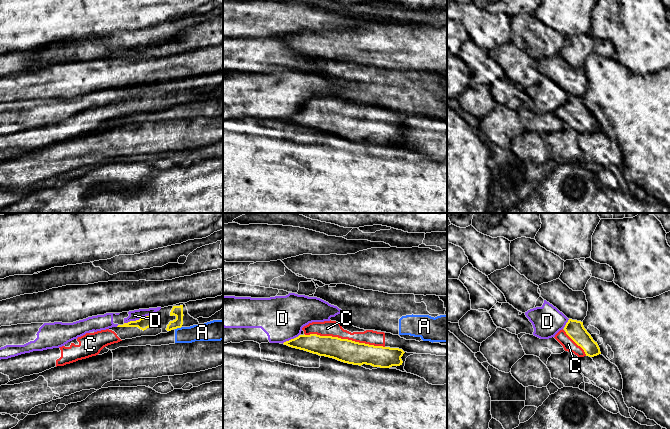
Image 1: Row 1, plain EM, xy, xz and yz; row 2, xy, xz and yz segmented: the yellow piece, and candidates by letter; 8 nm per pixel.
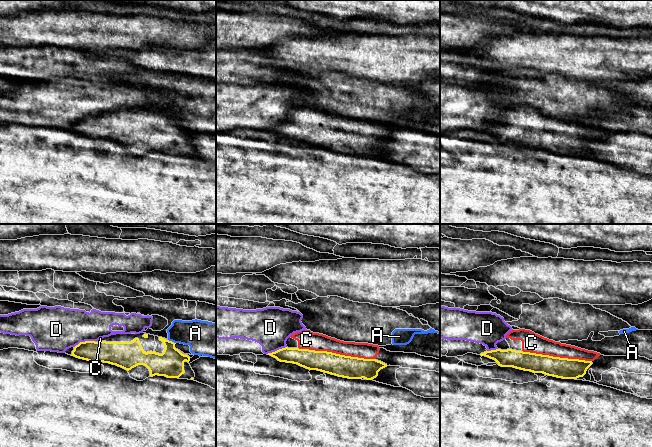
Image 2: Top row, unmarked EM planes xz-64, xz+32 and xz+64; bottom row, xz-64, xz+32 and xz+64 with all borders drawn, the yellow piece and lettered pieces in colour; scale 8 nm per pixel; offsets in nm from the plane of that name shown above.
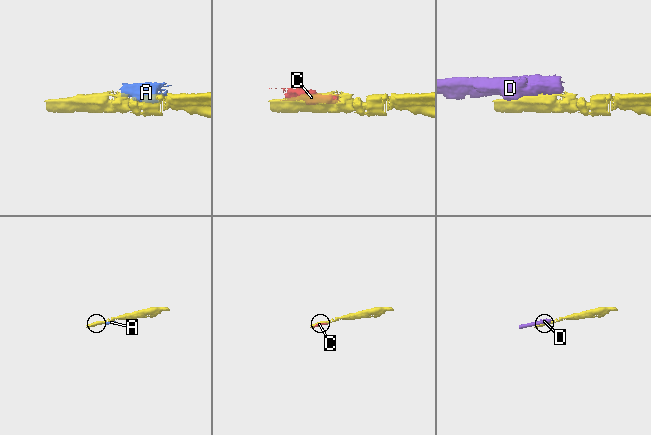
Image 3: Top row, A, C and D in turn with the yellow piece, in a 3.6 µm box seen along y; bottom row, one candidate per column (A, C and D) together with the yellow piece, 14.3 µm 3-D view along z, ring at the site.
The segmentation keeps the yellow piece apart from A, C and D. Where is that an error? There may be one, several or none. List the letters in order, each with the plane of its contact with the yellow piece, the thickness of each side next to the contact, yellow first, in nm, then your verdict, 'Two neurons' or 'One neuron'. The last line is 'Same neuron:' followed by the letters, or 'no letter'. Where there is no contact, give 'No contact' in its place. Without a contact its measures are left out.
A: Touches yellow in xy. Thickness 90 nm (yellow) against 150 nm. Two neurons
C: Touches yellow in xz. Thickness 190 nm (yellow) against 130 nm. One neuron
D: Touches yellow in xy. Thickness 100 nm (yellow) against 80 nm. Two neurons
Same neuron: C

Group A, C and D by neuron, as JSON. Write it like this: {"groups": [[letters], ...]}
{"groups": [["A"], ["C"], ["D"]]}

